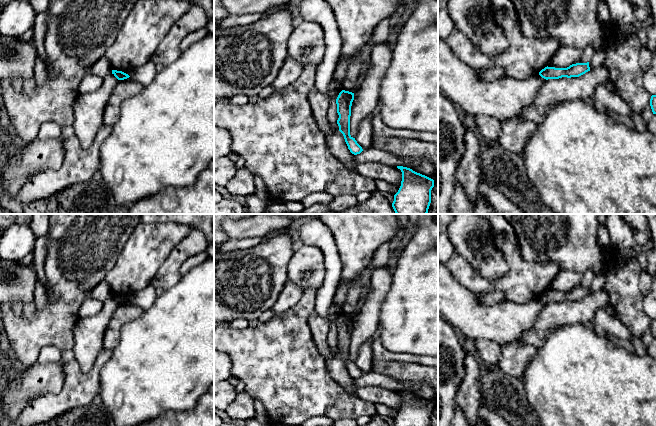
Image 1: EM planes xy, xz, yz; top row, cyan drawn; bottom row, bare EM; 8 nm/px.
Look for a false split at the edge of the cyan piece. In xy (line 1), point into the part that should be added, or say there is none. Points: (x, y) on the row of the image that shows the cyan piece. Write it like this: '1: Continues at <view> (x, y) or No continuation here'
1: No continuation here

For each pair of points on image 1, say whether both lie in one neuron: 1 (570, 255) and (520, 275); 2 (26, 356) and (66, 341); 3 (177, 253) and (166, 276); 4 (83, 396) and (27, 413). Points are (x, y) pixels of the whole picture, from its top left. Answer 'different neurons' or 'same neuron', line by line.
1: different neurons
2: same neuron
3: same neuron
4: same neuron

